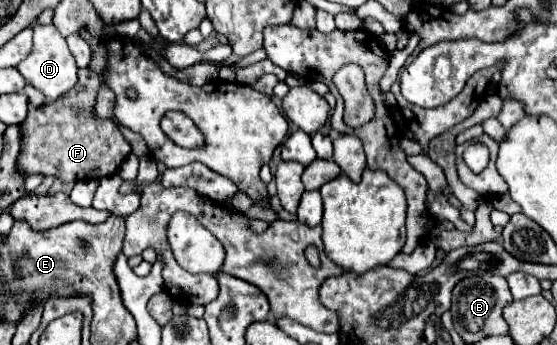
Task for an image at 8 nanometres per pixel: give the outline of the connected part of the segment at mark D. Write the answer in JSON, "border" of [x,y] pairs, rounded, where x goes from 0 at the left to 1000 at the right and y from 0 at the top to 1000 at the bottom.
{"border":[[[63,70],[59,81],[59,151],[31,191],[41,226],[74,261],[84,290],[102,290],[110,272],[124,267],[138,243],[138,186],[120,139],[117,110],[95,70]]]}

